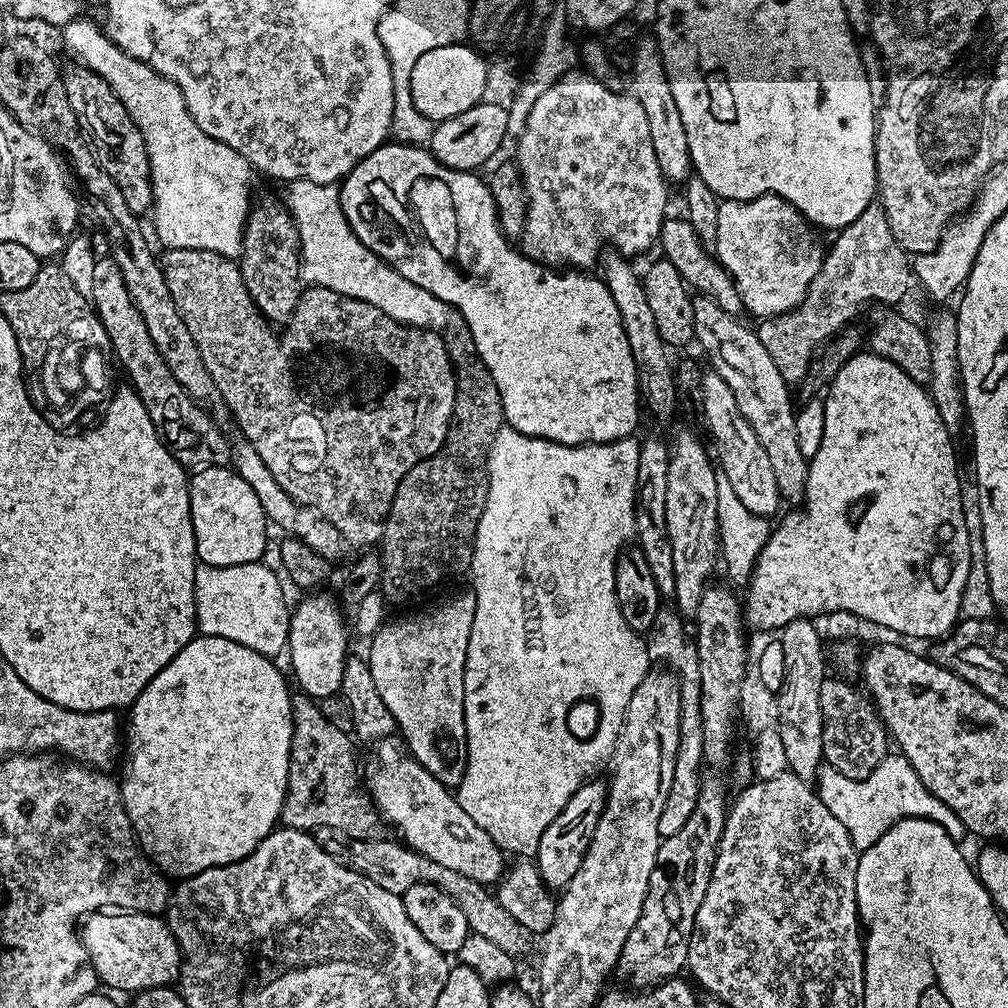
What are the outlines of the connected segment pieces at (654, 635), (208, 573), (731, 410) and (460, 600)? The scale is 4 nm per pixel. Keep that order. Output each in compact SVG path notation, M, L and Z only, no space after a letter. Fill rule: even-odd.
M662 606L655 616L652 627L648 629L647 645L649 657L665 660L667 667L675 671L680 682L680 749L674 762L674 782L670 786L670 794L666 798L666 806L662 810L662 818L658 818L658 830L661 837L678 834L690 814L694 814L694 806L698 802L700 777L704 762L704 738L702 732L702 710L700 709L700 663L696 653L696 645L691 639L683 640L685 617L675 607Z
M257 562L255 564L243 564L242 566L210 566L209 564L200 564L196 569L196 577L194 578L194 590L196 591L196 626L203 635L221 636L222 638L230 638L230 642L238 642L242 646L250 646L250 650L258 650L258 654L269 658L279 657L279 652L290 644L290 604L284 601L284 588L280 585L281 577L271 572L267 568L267 563Z
M708 370L700 378L699 400L700 408L704 411L704 424L716 443L714 456L718 461L719 471L726 478L730 478L734 494L738 494L738 498L748 510L759 516L772 518L782 505L774 469L770 466L769 456L758 442L757 435L750 428L750 422L742 416L741 410L738 410L737 399L734 398L732 389L718 373Z
M465 590L429 612L389 619L372 635L366 651L374 686L394 714L407 751L449 790L461 787L468 765L464 679L475 609L476 593Z

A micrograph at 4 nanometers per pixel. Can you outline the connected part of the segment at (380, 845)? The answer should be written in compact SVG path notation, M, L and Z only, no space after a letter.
M396 838L382 840L354 840L347 845L352 855L351 867L369 878L382 890L390 890L395 896L403 896L410 886L433 884L458 902L462 914L466 914L469 929L494 942L499 949L515 958L521 958L528 952L530 934L517 920L510 918L506 910L496 900L496 893L489 885L474 882L474 878L466 878L466 874L458 874L458 870L449 870L442 862L434 862L434 858L421 856L419 852L409 848L407 844Z

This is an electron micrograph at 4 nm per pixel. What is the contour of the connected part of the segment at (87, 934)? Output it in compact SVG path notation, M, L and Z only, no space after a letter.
M101 910L95 914L89 915L82 924L82 939L84 948L88 951L88 960L94 966L97 981L101 985L104 984L108 988L117 988L120 992L128 992L127 994L135 994L142 990L150 990L151 988L166 988L175 985L180 978L180 947L174 938L174 934L168 928L167 919L161 918L159 915L150 912L126 912L123 910Z

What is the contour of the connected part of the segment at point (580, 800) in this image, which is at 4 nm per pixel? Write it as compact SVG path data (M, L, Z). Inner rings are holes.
M593 778L583 784L566 802L566 806L546 826L540 839L540 845L534 853L534 863L540 869L540 876L552 890L567 888L570 878L578 874L582 866L582 858L586 858L586 850L590 846L590 838L594 838L594 830L598 826L598 818L602 818L602 810L608 801L608 785L600 778ZM557 888L557 889L556 889Z

